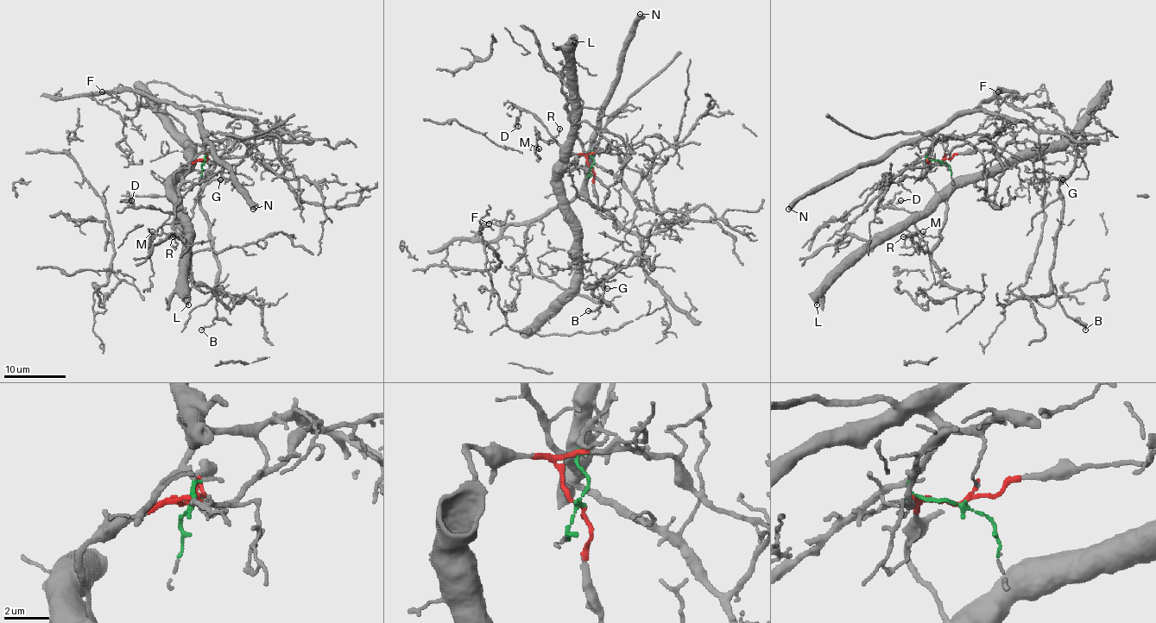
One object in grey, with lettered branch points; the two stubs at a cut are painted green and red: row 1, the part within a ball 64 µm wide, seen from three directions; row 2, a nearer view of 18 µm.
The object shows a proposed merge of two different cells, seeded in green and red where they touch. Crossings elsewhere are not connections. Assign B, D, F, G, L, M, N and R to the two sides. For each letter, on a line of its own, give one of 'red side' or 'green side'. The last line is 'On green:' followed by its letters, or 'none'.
B: red side
D: red side
F: green side
G: red side
L: red side
M: red side
N: green side
R: red side
On green: F, N

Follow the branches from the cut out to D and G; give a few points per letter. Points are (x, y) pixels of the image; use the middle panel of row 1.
D: (590, 166), (581, 154), (561, 151), (563, 160), (563, 149), (530, 112), (521, 111), (518, 127)
G: (590, 166), (581, 154), (561, 151), (559, 191), (573, 237), (575, 287), (601, 301), (594, 288), (608, 288)

